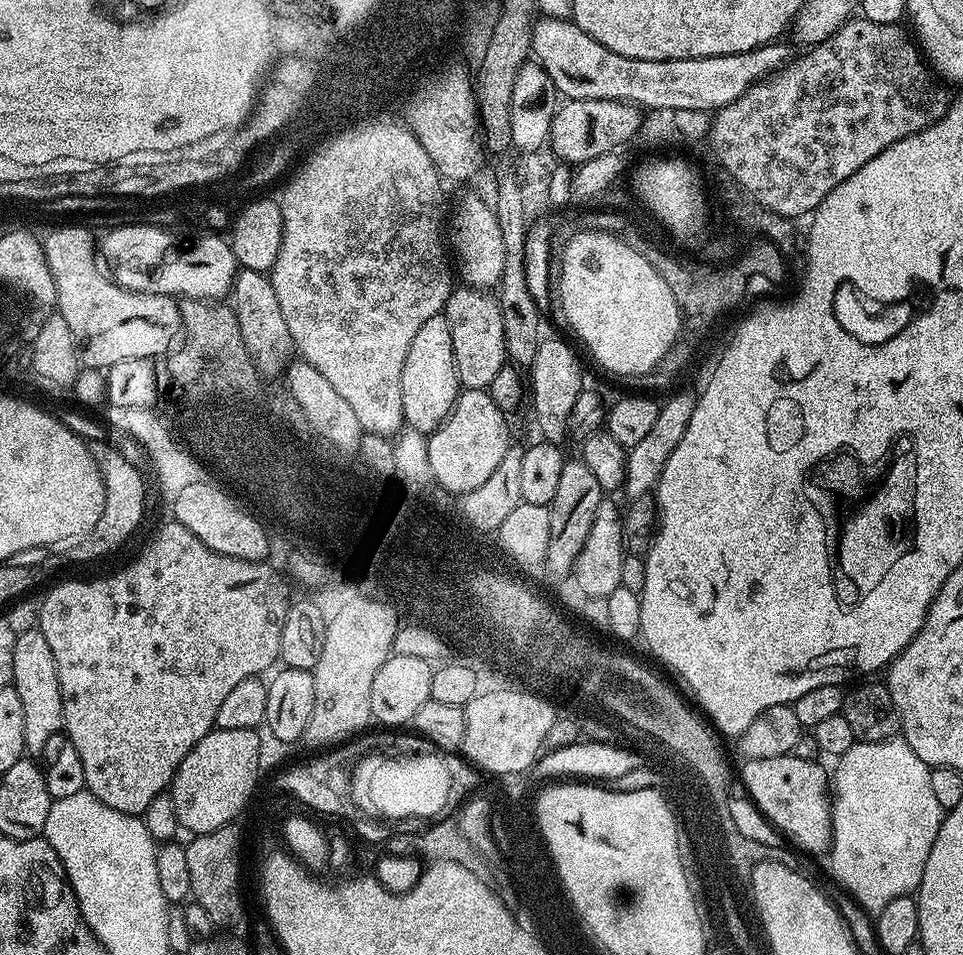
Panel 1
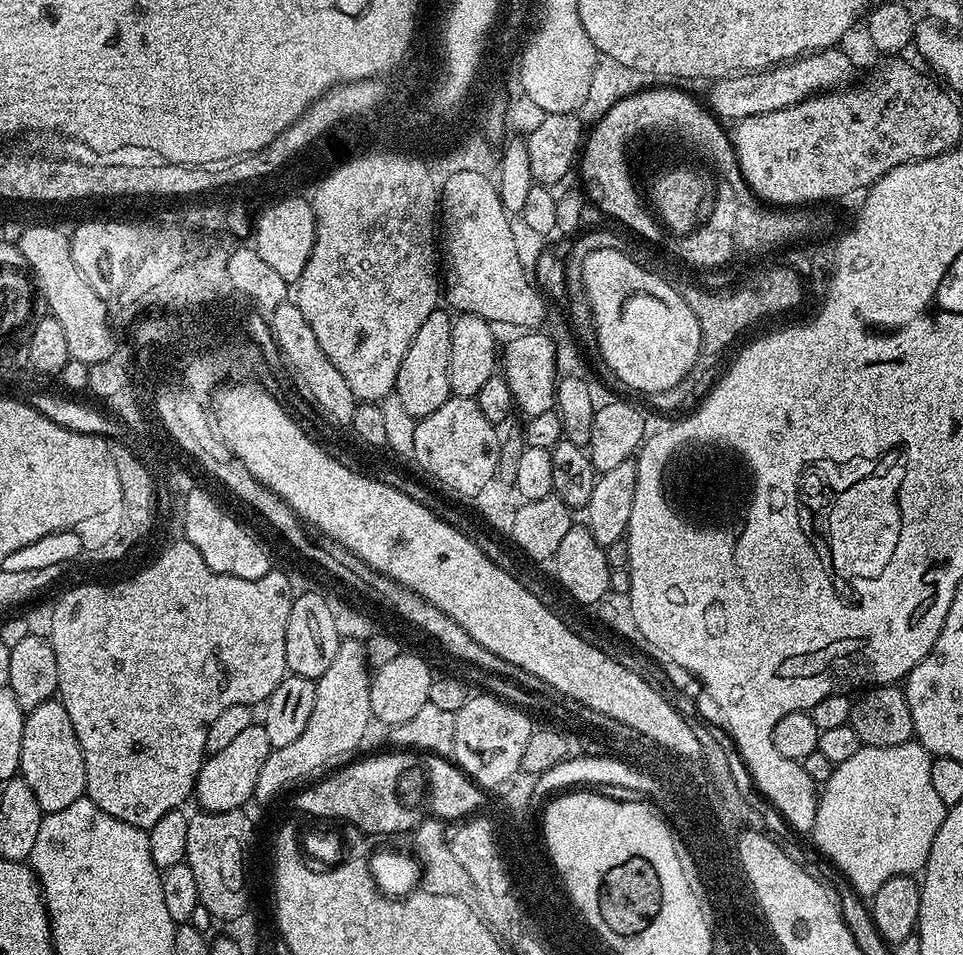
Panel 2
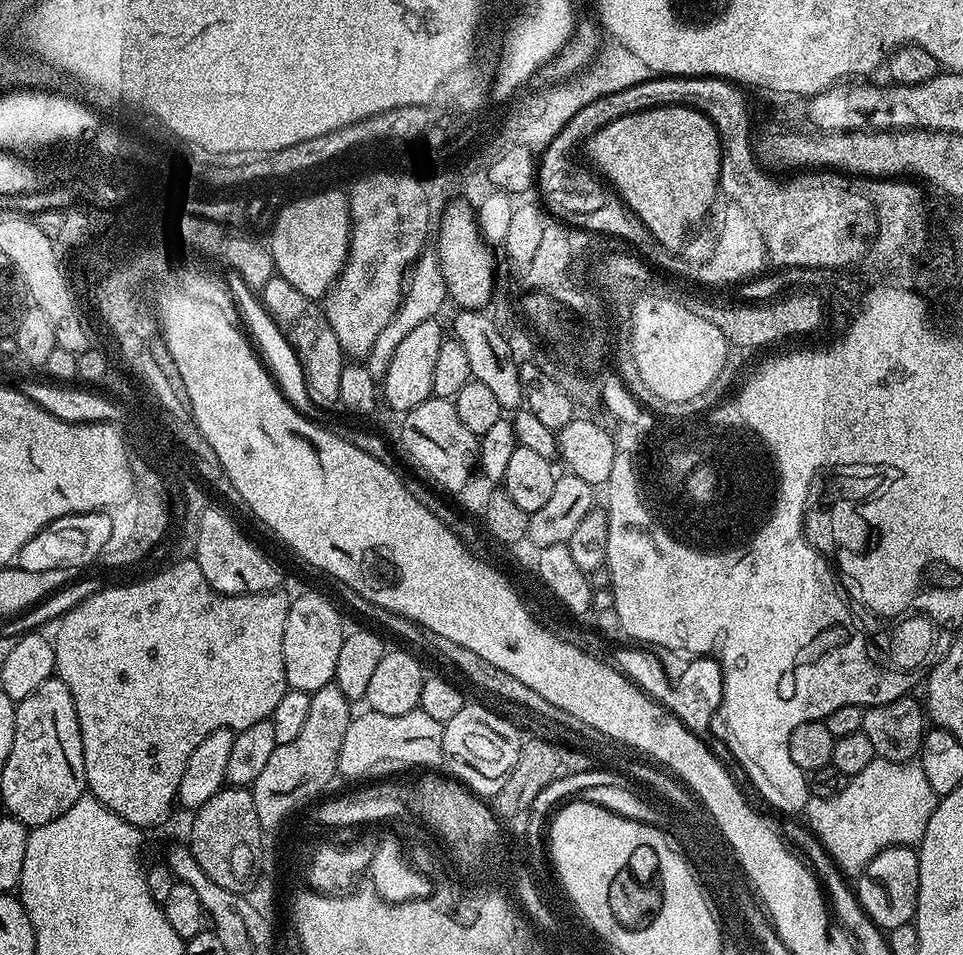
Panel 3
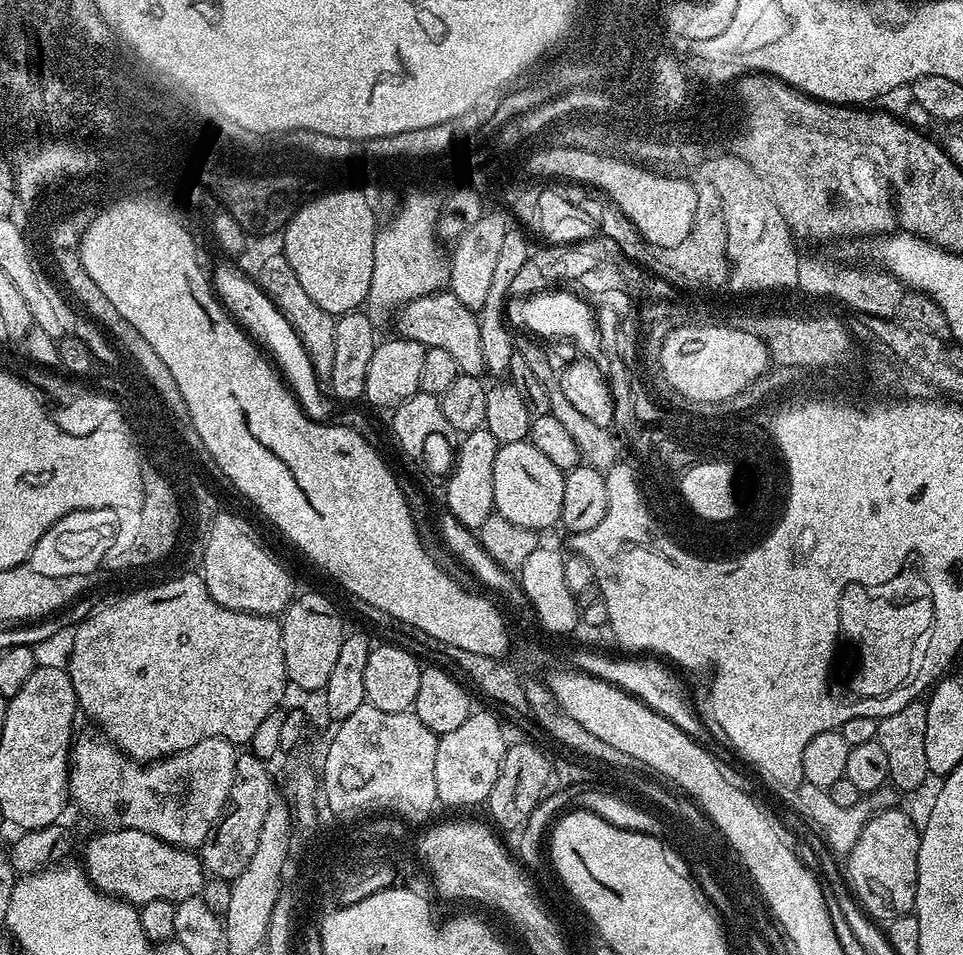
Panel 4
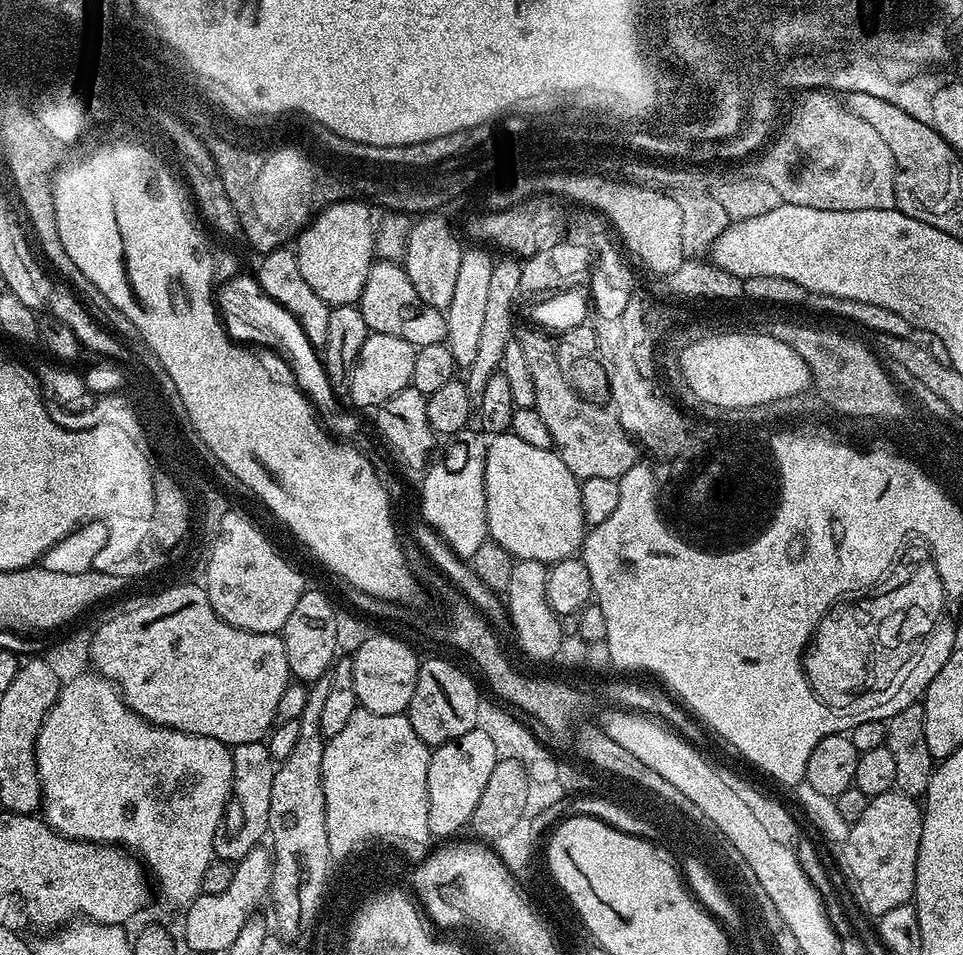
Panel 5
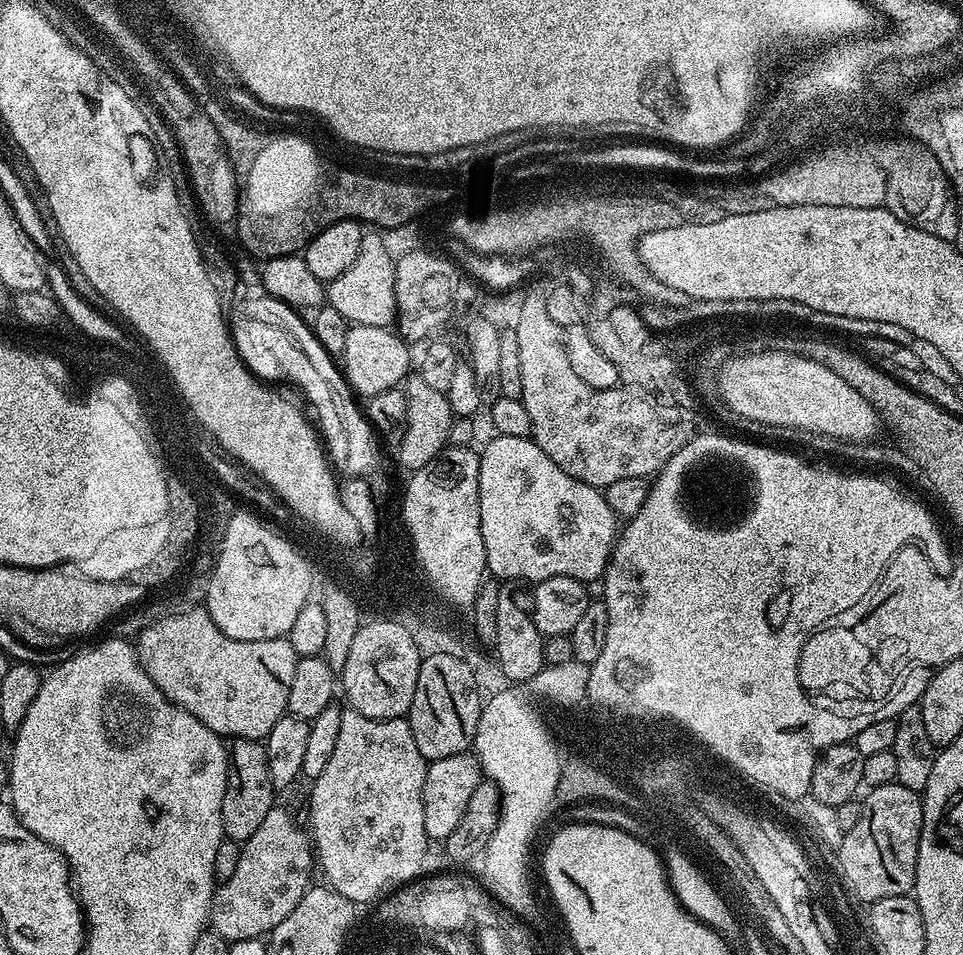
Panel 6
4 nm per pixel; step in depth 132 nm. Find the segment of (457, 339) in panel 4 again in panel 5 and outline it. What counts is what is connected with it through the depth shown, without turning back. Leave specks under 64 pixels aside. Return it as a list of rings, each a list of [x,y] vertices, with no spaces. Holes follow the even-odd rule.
[[[386,259],[373,263],[358,307],[362,318],[366,318],[369,333],[394,334],[394,338],[402,338],[417,348],[445,343],[448,334],[445,313],[418,298],[418,290],[414,290],[410,278],[399,263]]]

